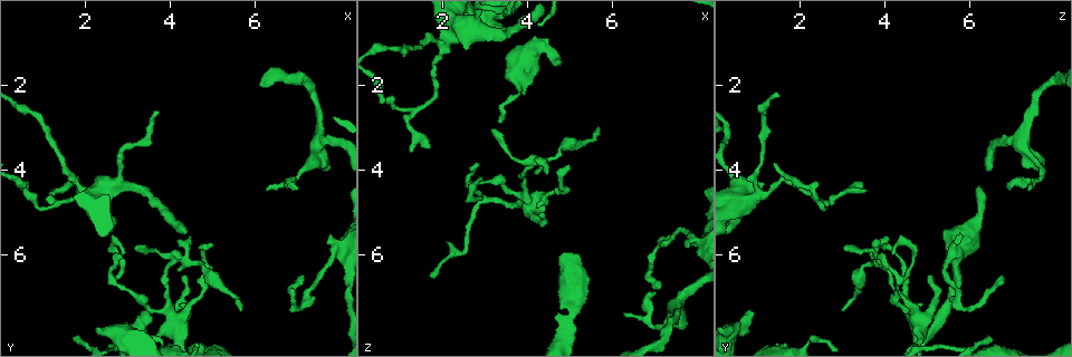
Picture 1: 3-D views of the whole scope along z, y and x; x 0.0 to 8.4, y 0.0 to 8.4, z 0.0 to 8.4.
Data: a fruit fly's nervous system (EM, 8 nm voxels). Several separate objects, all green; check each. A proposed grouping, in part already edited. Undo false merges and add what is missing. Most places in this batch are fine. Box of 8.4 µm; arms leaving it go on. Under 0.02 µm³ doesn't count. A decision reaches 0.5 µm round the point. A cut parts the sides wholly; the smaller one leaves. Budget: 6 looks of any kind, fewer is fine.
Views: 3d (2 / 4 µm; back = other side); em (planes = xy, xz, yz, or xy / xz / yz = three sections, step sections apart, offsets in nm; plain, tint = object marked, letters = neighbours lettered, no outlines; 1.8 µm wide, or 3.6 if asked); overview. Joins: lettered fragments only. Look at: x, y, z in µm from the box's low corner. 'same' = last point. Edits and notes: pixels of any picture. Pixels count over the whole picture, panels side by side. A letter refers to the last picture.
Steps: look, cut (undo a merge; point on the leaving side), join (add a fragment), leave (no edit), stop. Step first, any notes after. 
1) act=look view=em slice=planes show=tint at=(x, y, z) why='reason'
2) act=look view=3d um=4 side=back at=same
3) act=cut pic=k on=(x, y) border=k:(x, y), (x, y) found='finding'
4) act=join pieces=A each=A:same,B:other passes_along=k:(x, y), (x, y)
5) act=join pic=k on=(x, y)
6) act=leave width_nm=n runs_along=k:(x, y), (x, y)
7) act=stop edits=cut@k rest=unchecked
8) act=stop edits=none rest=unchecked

act=look view=em slice=planes show=letters at=(3.30, 7.35, 0.90) why='an open end'

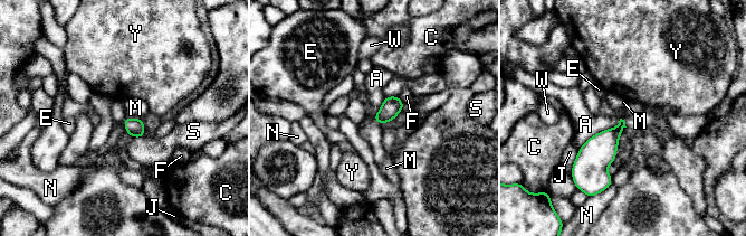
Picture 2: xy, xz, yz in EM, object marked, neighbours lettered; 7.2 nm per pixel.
act=leave each=A:other,C:other,E:other,F:other,J:other,M:other,N:other,S:other,W:other,Y:other found='none of them fits'

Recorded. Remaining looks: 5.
act=look view=3d um=2 at=(4.40, 6.50, 5.05)

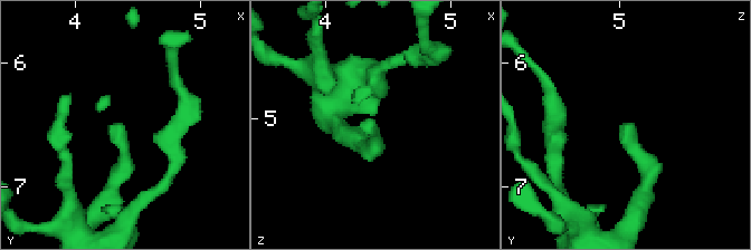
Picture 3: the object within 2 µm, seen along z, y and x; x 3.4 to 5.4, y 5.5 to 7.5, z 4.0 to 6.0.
act=look view=em slice=xz step=4 show=plain at=(4.38, 6.50, 5.02) why='now the EM'

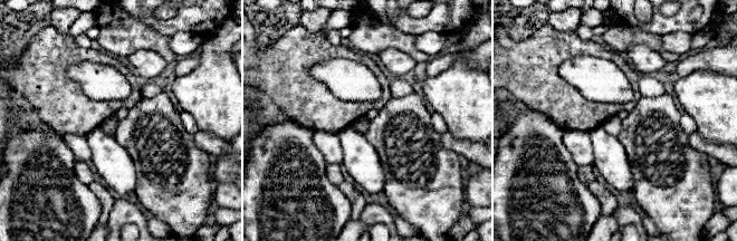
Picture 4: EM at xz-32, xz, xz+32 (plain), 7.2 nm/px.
act=look view=em slice=xz step=4 show=letters at=same

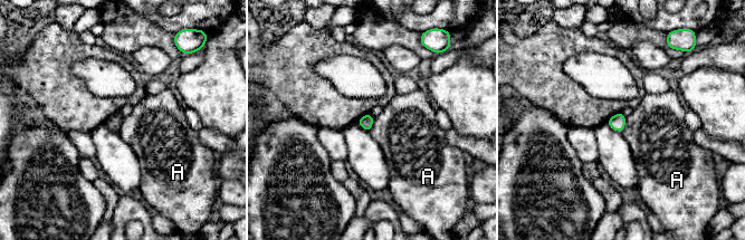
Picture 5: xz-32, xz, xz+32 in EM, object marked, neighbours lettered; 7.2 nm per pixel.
act=leave longest_contact=A:130nm each=A:other found='no lettered fragment goes on from it'

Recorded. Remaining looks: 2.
act=stop edits=none rest=unchecked

